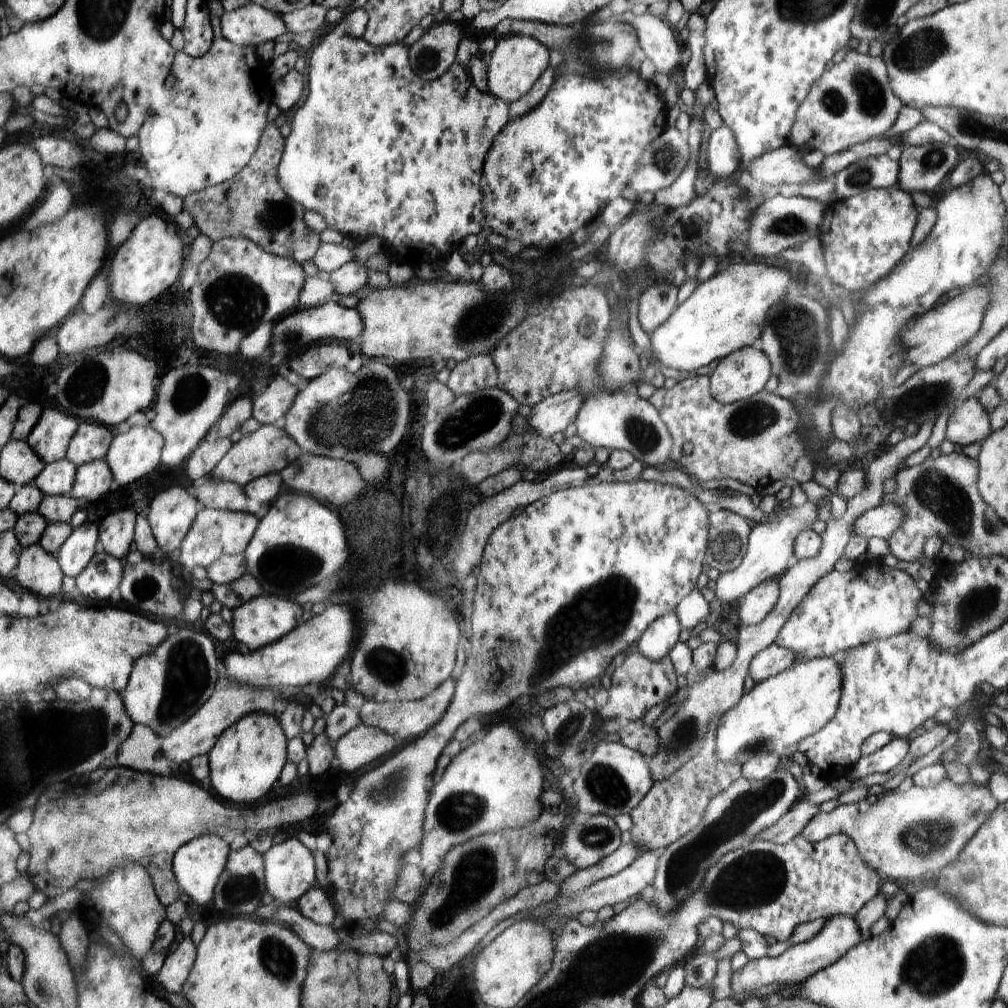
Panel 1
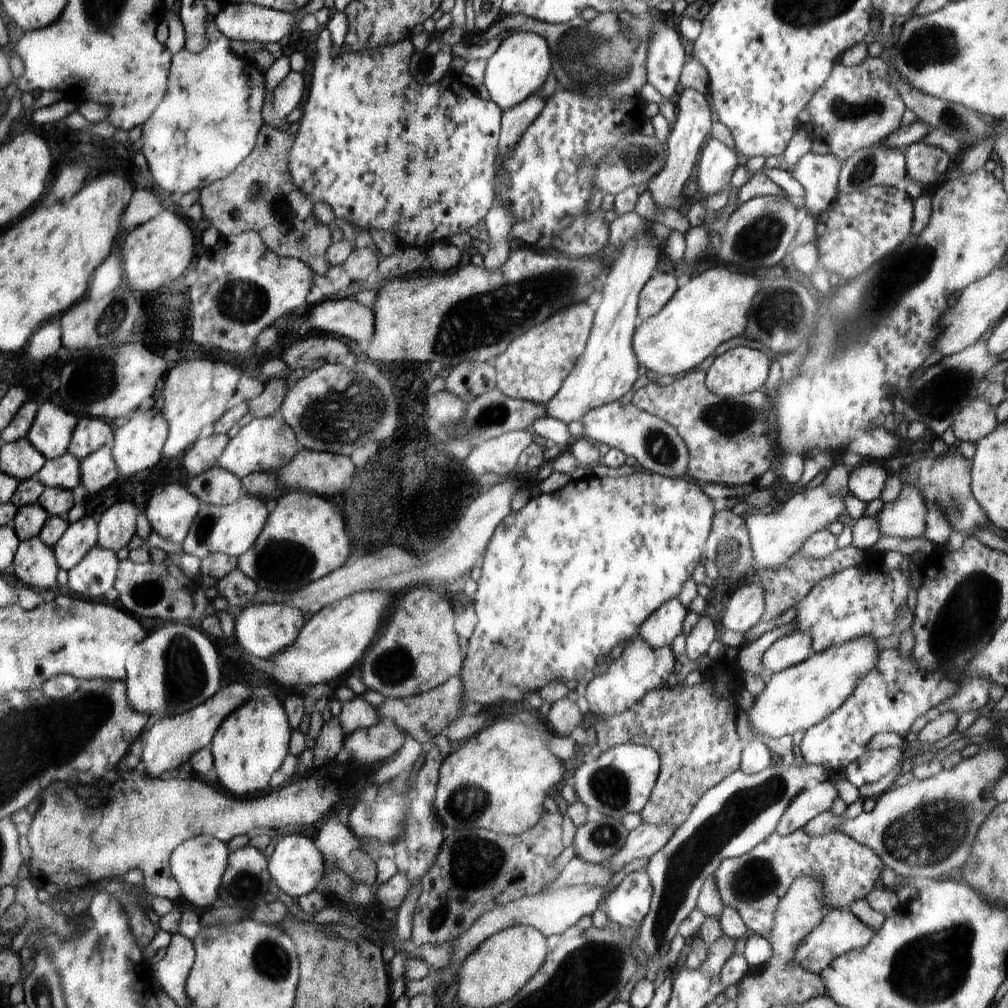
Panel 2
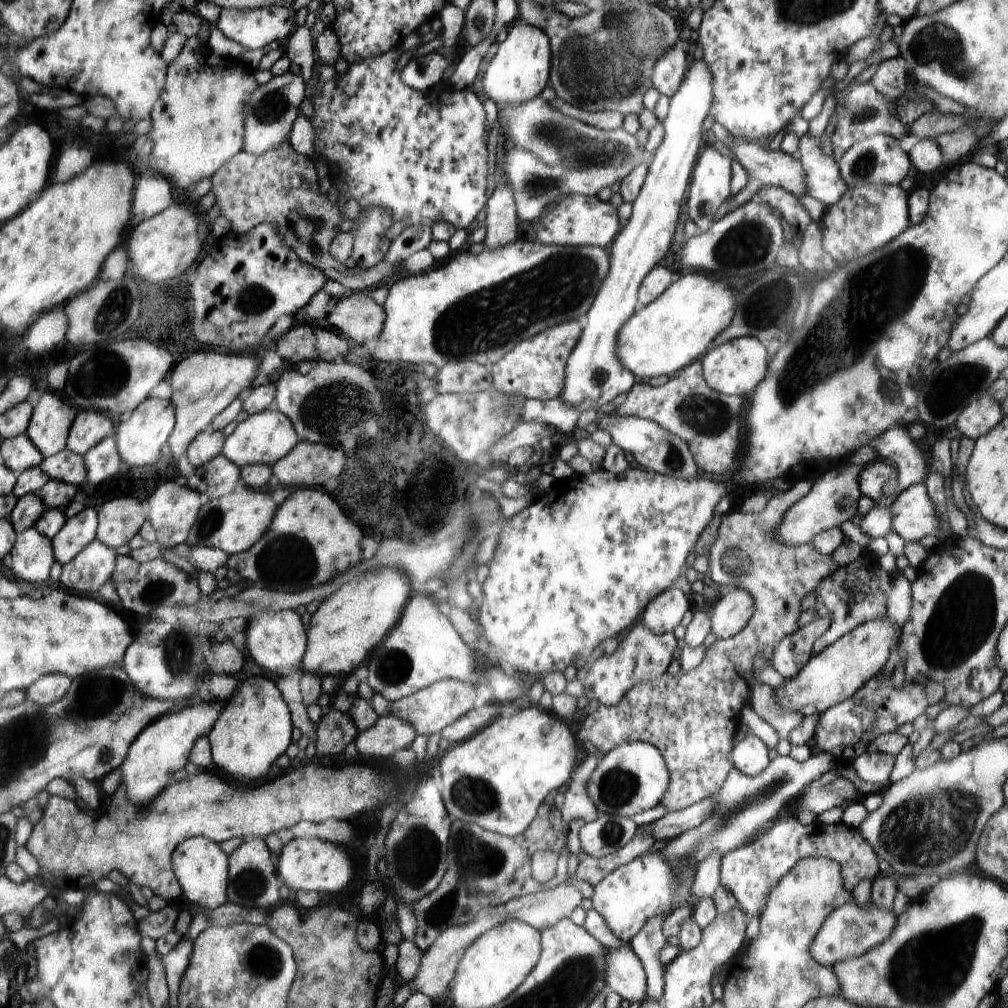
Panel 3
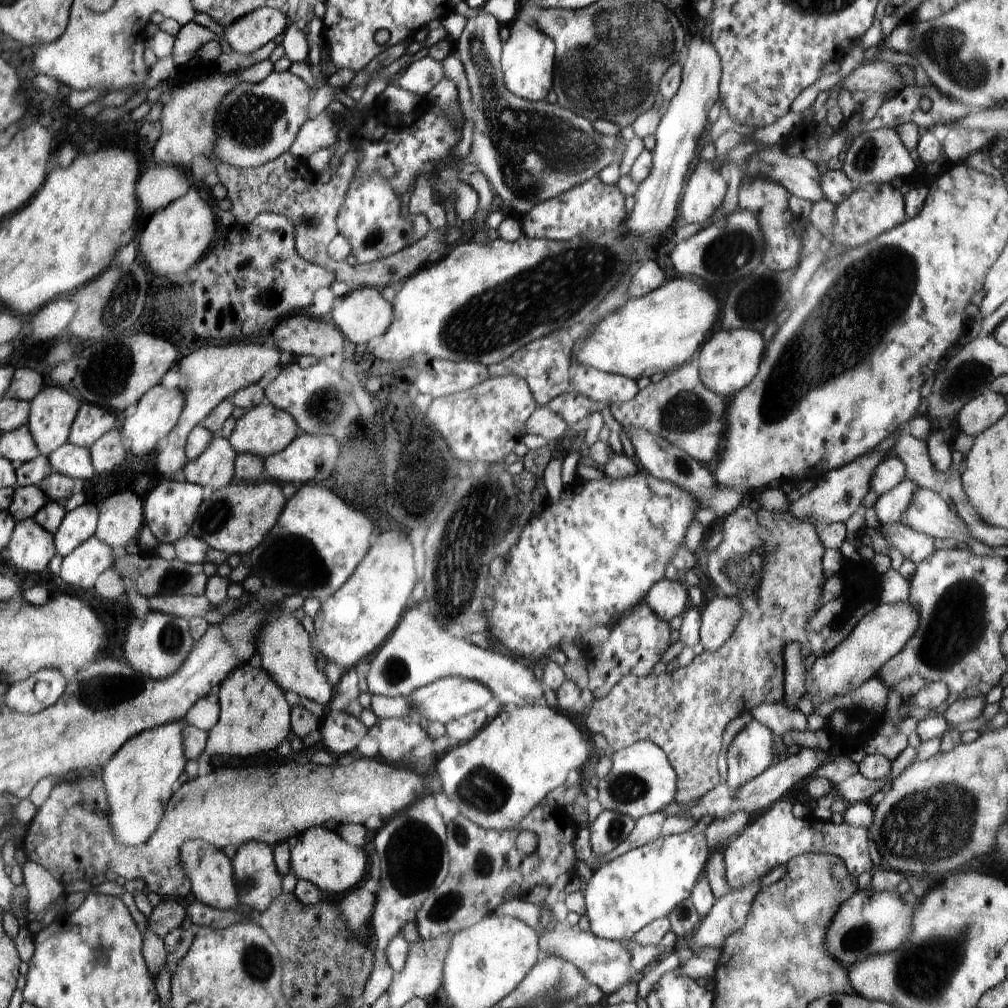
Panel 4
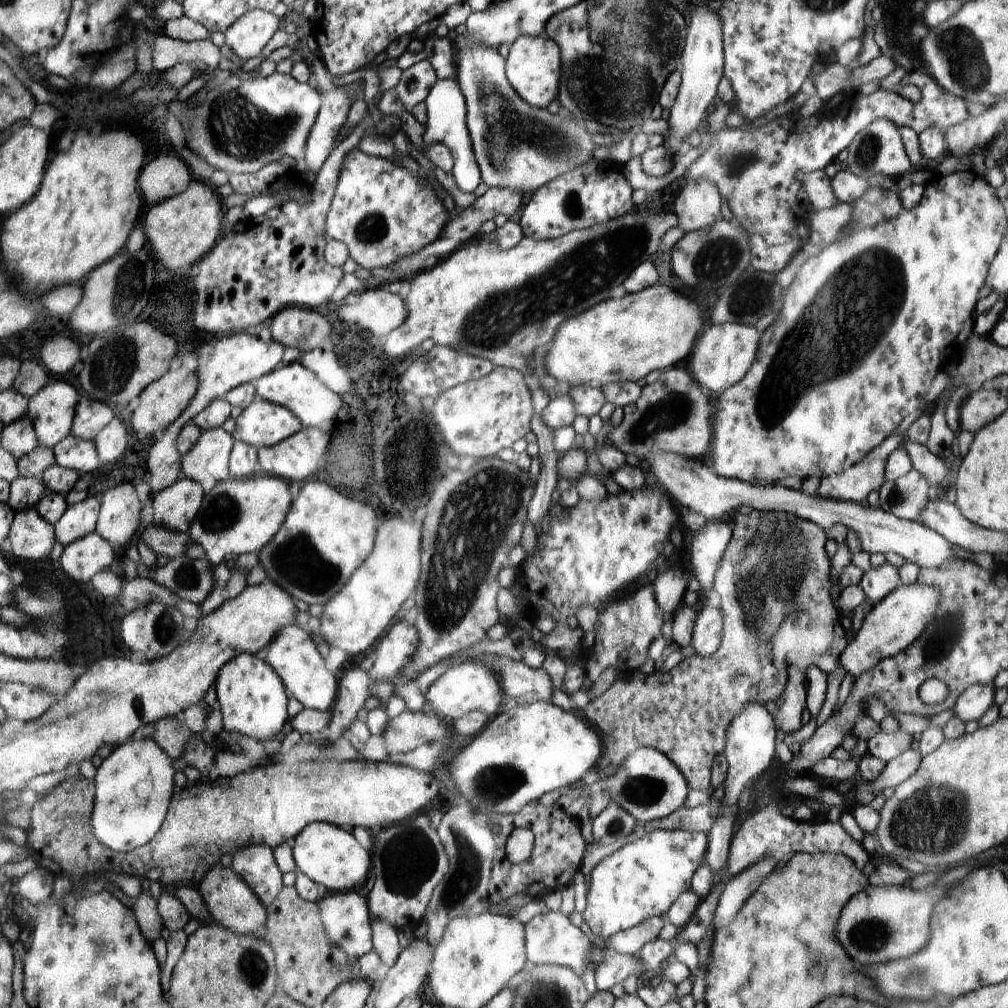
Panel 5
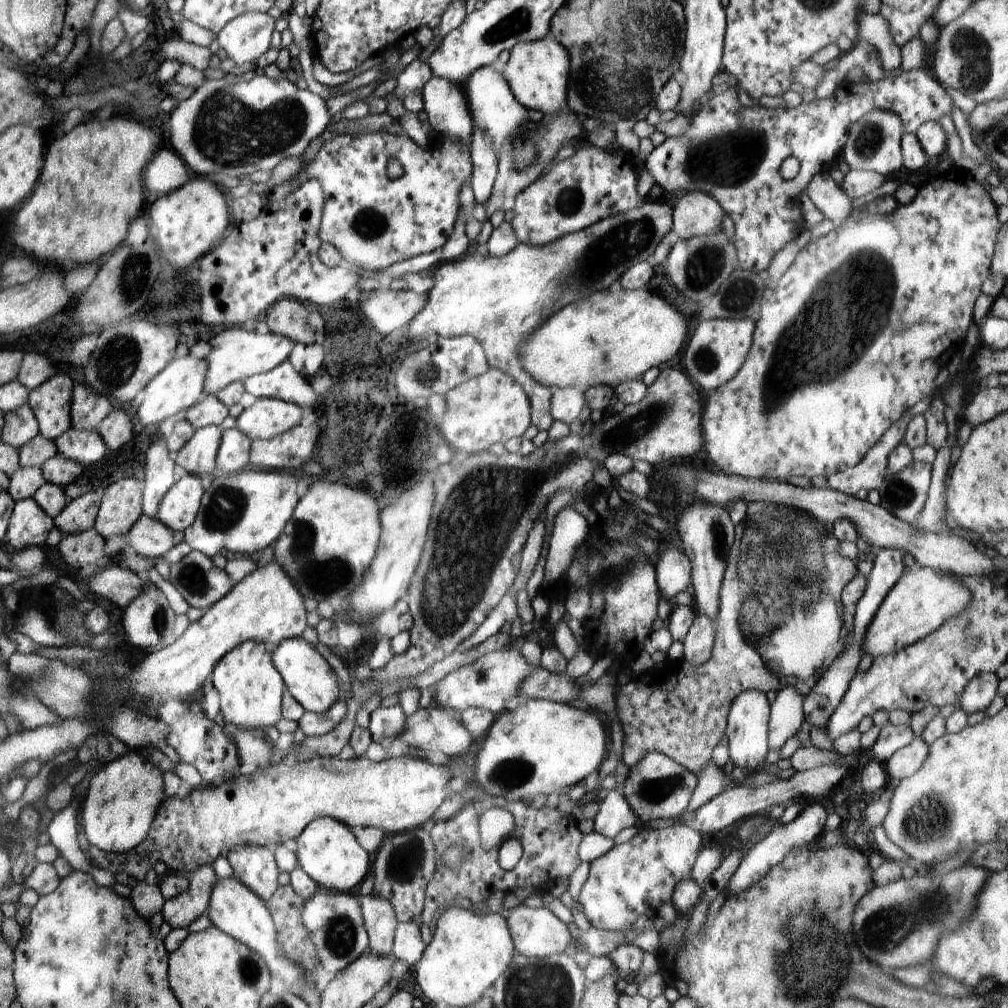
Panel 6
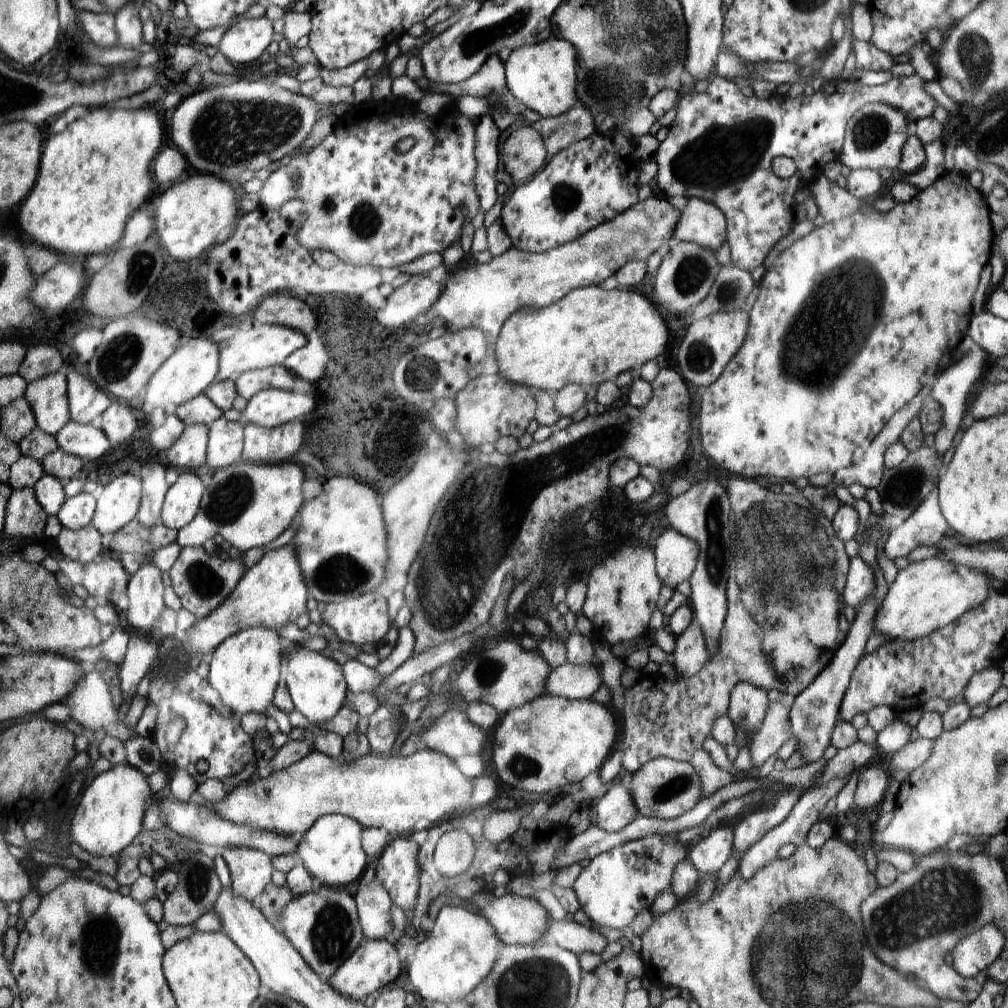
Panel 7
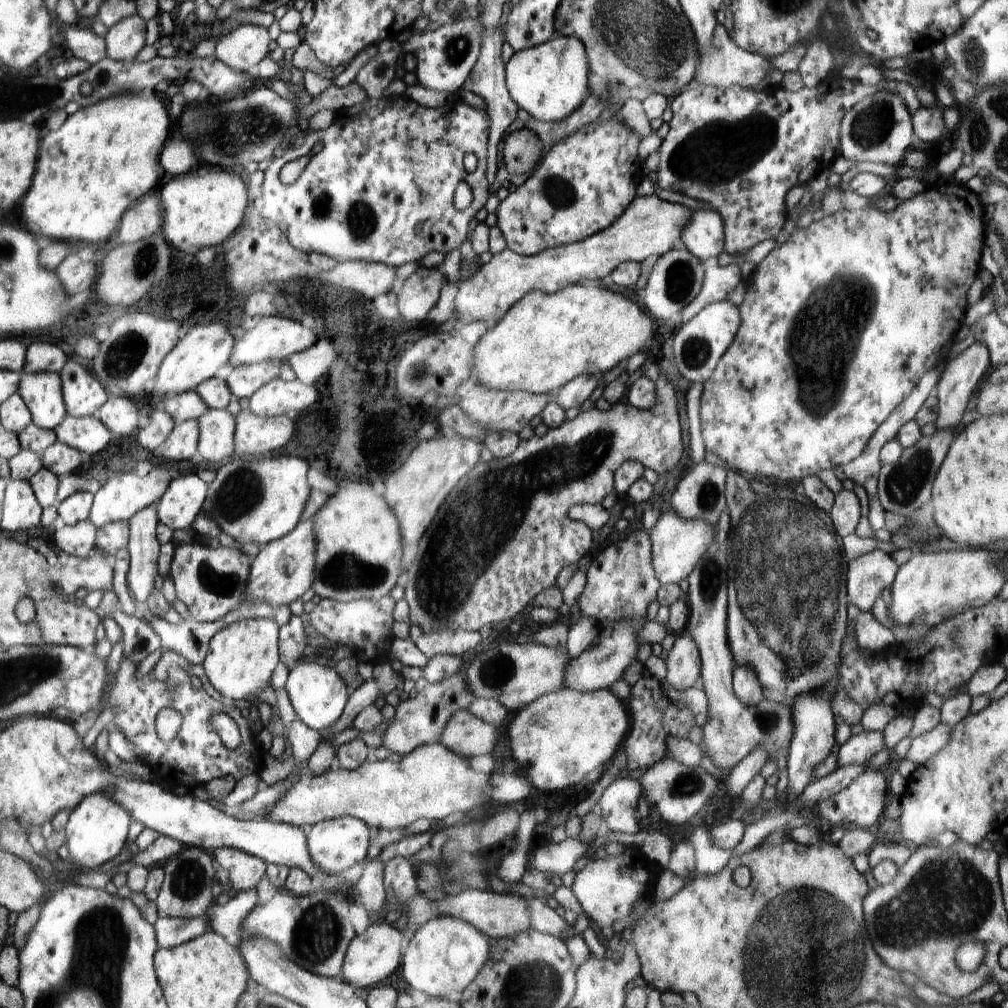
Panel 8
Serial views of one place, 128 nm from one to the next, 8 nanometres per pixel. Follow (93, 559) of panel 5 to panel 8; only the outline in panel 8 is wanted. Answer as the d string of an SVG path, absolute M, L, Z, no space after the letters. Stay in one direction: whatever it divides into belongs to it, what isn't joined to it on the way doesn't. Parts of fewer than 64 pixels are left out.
M89 519L76 526L67 524L55 531L56 544L69 555L90 558L98 546L98 529Z

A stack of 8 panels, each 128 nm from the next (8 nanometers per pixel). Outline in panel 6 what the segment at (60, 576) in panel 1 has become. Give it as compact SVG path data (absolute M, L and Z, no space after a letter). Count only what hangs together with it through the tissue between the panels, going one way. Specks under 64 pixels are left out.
M35 498L17 500L9 528L9 544L18 550L26 550L30 546L46 548L56 525L56 519Z

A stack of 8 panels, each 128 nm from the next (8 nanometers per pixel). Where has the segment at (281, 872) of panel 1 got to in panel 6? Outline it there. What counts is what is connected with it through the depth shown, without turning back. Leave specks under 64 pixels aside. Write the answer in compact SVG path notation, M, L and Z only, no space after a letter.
M320 817L314 819L297 839L295 855L302 870L320 887L325 890L352 888L362 882L368 874L370 856L360 846L353 829L334 818Z

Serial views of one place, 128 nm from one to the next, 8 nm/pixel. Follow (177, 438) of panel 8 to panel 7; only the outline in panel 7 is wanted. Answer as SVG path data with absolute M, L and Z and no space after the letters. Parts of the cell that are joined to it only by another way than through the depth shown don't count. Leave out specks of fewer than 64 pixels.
M187 425L184 436L172 446L169 461L180 468L200 468L209 464L208 448L210 448L210 426Z

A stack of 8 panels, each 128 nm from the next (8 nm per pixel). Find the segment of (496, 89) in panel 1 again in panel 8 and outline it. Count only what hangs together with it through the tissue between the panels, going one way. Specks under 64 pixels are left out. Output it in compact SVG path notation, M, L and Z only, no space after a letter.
M556 31L546 43L516 52L505 64L505 82L512 100L538 122L560 122L572 114L589 93L589 57L584 48L584 43L578 38L564 37Z

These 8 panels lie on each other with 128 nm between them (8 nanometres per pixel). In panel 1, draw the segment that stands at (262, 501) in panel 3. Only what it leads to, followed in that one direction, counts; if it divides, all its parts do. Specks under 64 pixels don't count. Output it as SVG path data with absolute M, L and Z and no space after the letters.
M205 506L204 510L199 512L197 522L194 523L192 530L186 537L181 548L179 562L191 573L198 566L210 568L222 556L242 555L244 551L248 550L248 546L256 534L258 522L260 520L256 518L256 514L232 512Z

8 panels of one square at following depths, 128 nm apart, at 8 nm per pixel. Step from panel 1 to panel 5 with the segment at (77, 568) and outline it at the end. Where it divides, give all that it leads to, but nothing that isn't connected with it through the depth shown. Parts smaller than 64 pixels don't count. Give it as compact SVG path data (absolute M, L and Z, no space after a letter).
M94 496L79 502L76 506L69 506L64 518L56 524L58 541L65 547L74 544L77 540L96 532L96 524L100 518L102 501Z

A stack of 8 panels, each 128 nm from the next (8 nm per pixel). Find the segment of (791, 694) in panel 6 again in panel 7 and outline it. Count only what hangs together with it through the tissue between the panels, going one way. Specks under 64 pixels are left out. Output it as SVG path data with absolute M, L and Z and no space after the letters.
M780 699L776 700L769 704L764 722L749 748L752 758L752 769L749 772L753 771L756 776L756 770L774 756L790 736L790 708L786 708Z

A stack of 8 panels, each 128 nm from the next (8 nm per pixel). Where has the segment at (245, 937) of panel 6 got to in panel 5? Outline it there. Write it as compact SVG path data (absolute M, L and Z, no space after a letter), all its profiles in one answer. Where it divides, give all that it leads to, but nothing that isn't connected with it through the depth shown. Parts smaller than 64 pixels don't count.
M221 864L214 866L198 888L202 892L216 923L234 930L234 934L244 934L244 936L254 934L254 936L264 939L266 920L269 920L268 909L254 894L253 889L234 872L233 866L226 868Z

